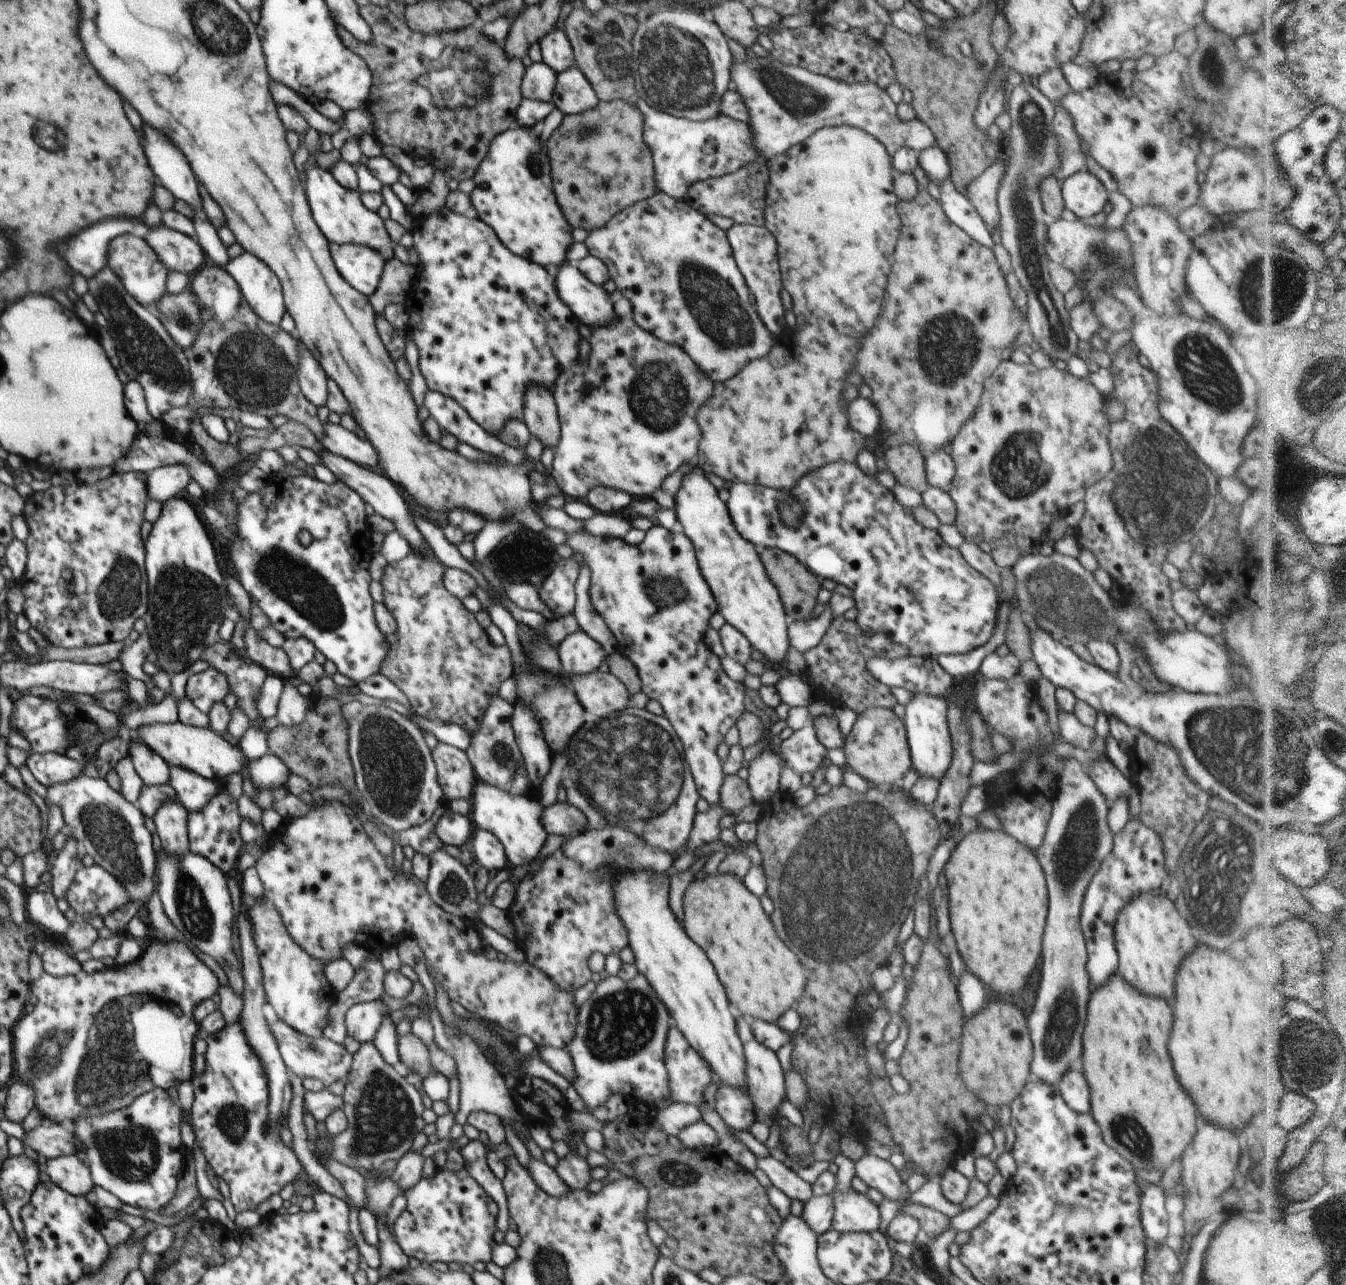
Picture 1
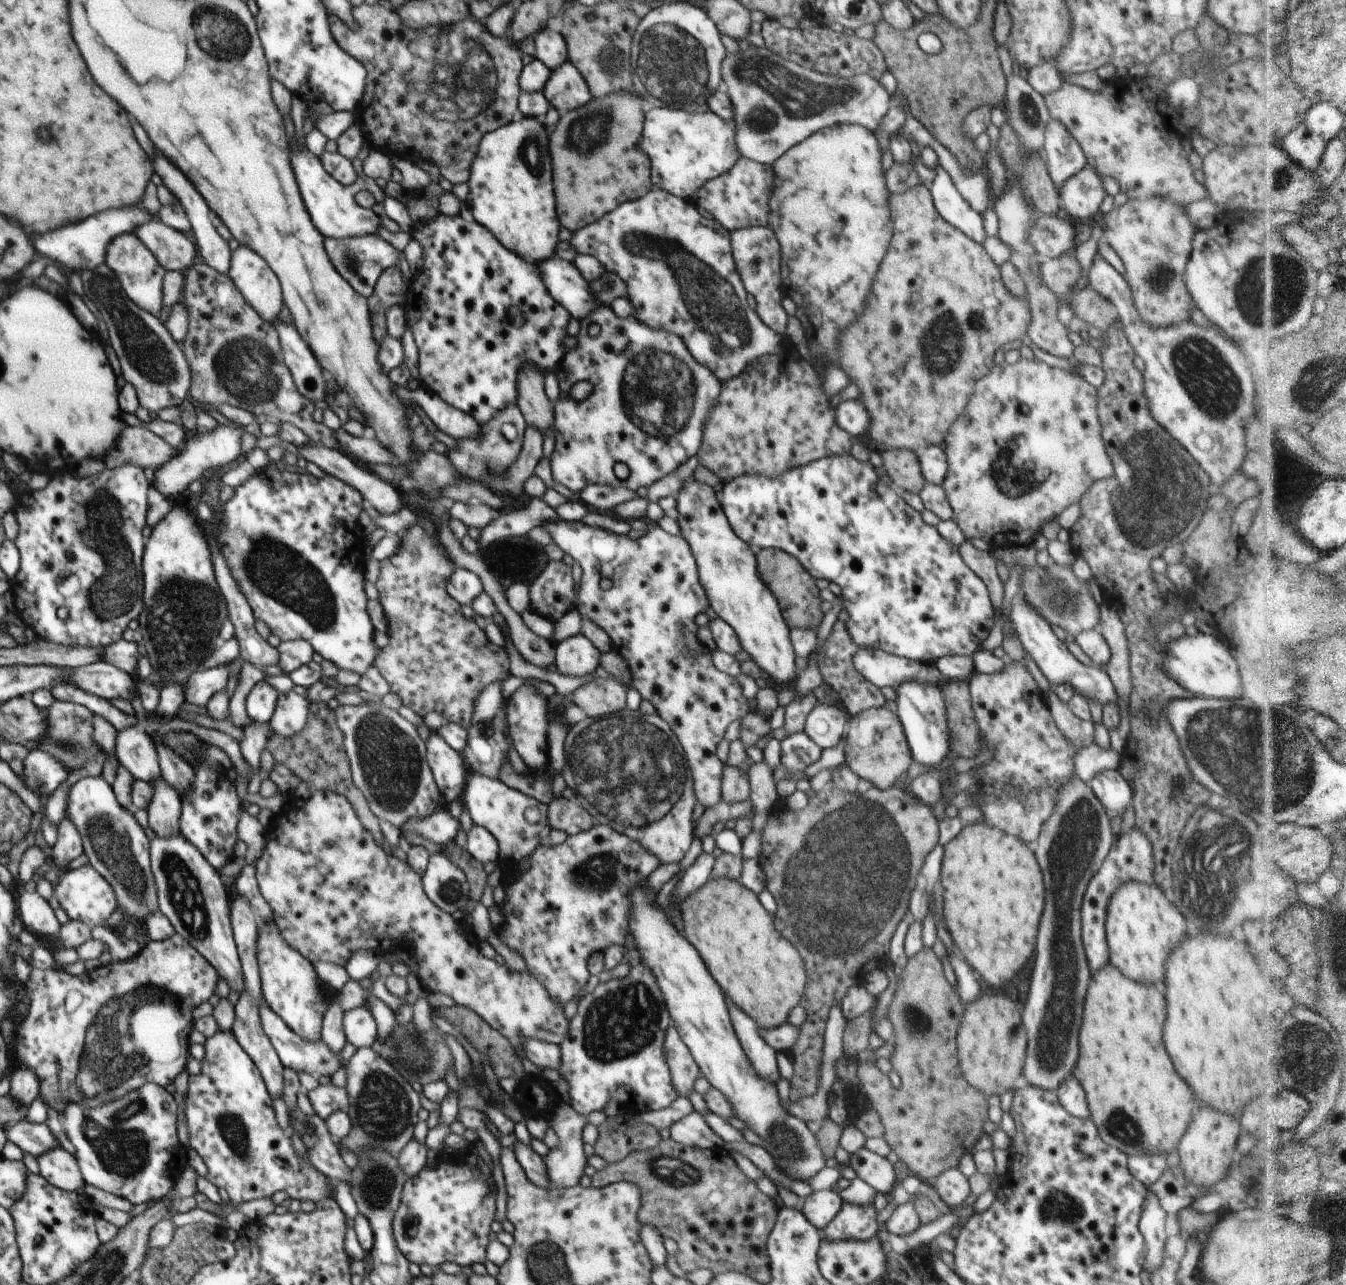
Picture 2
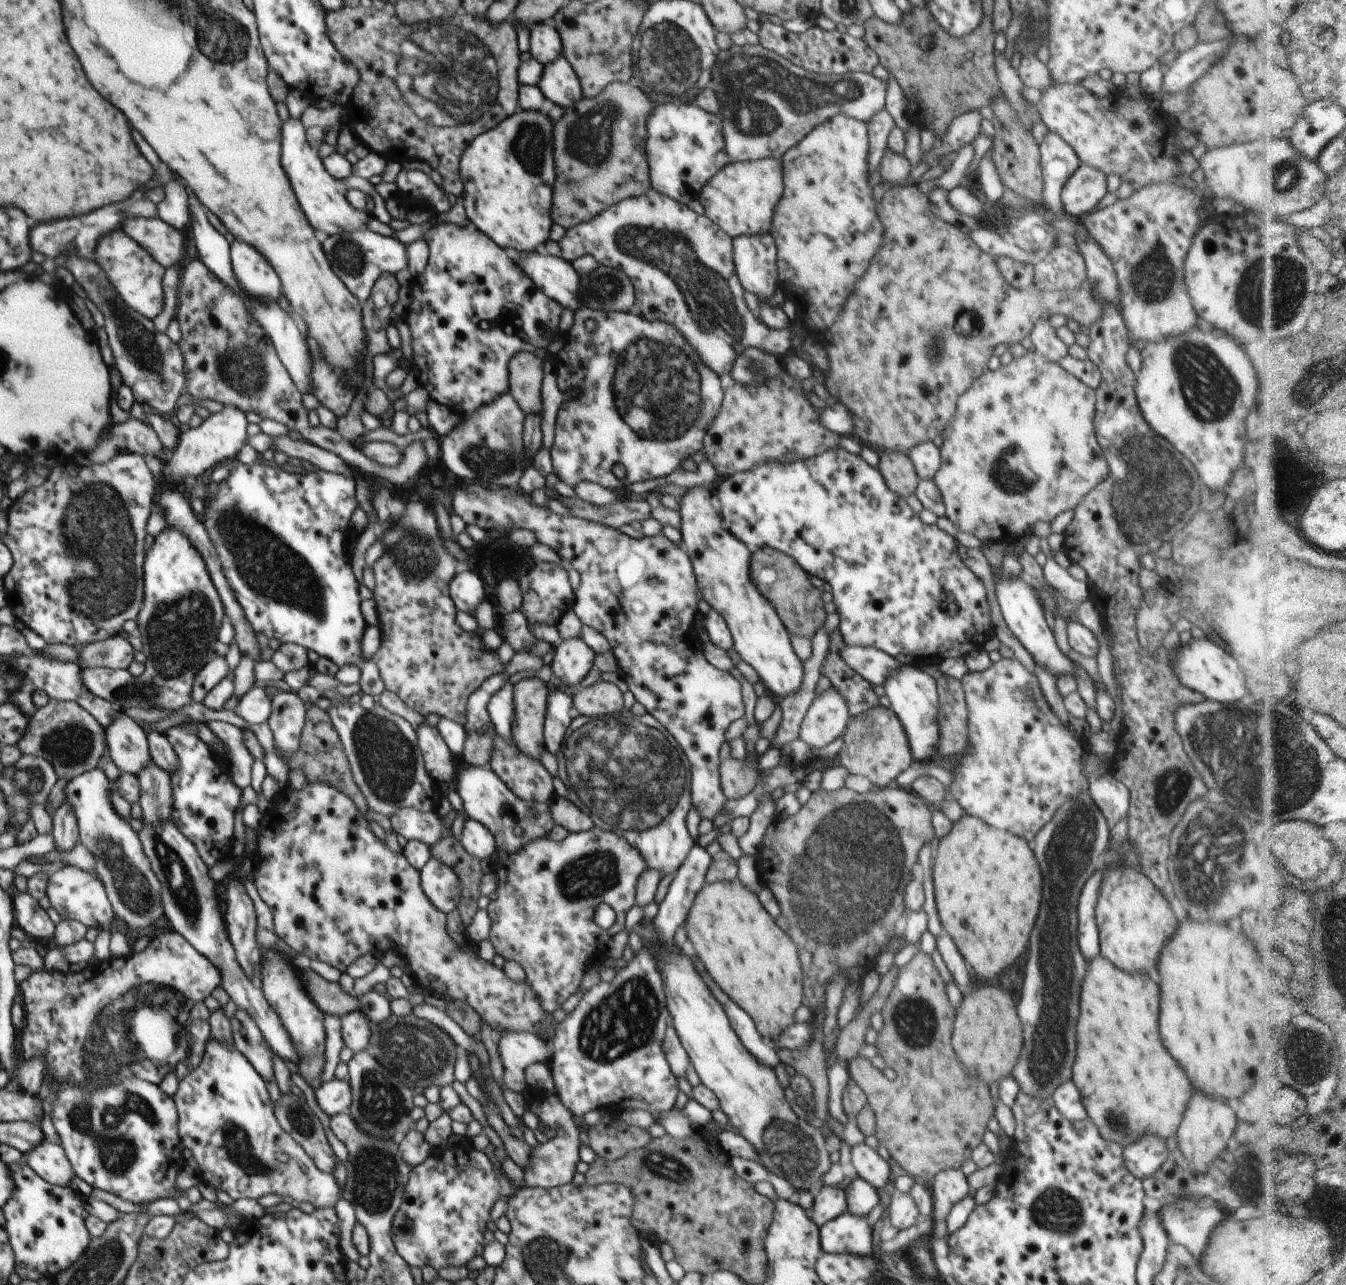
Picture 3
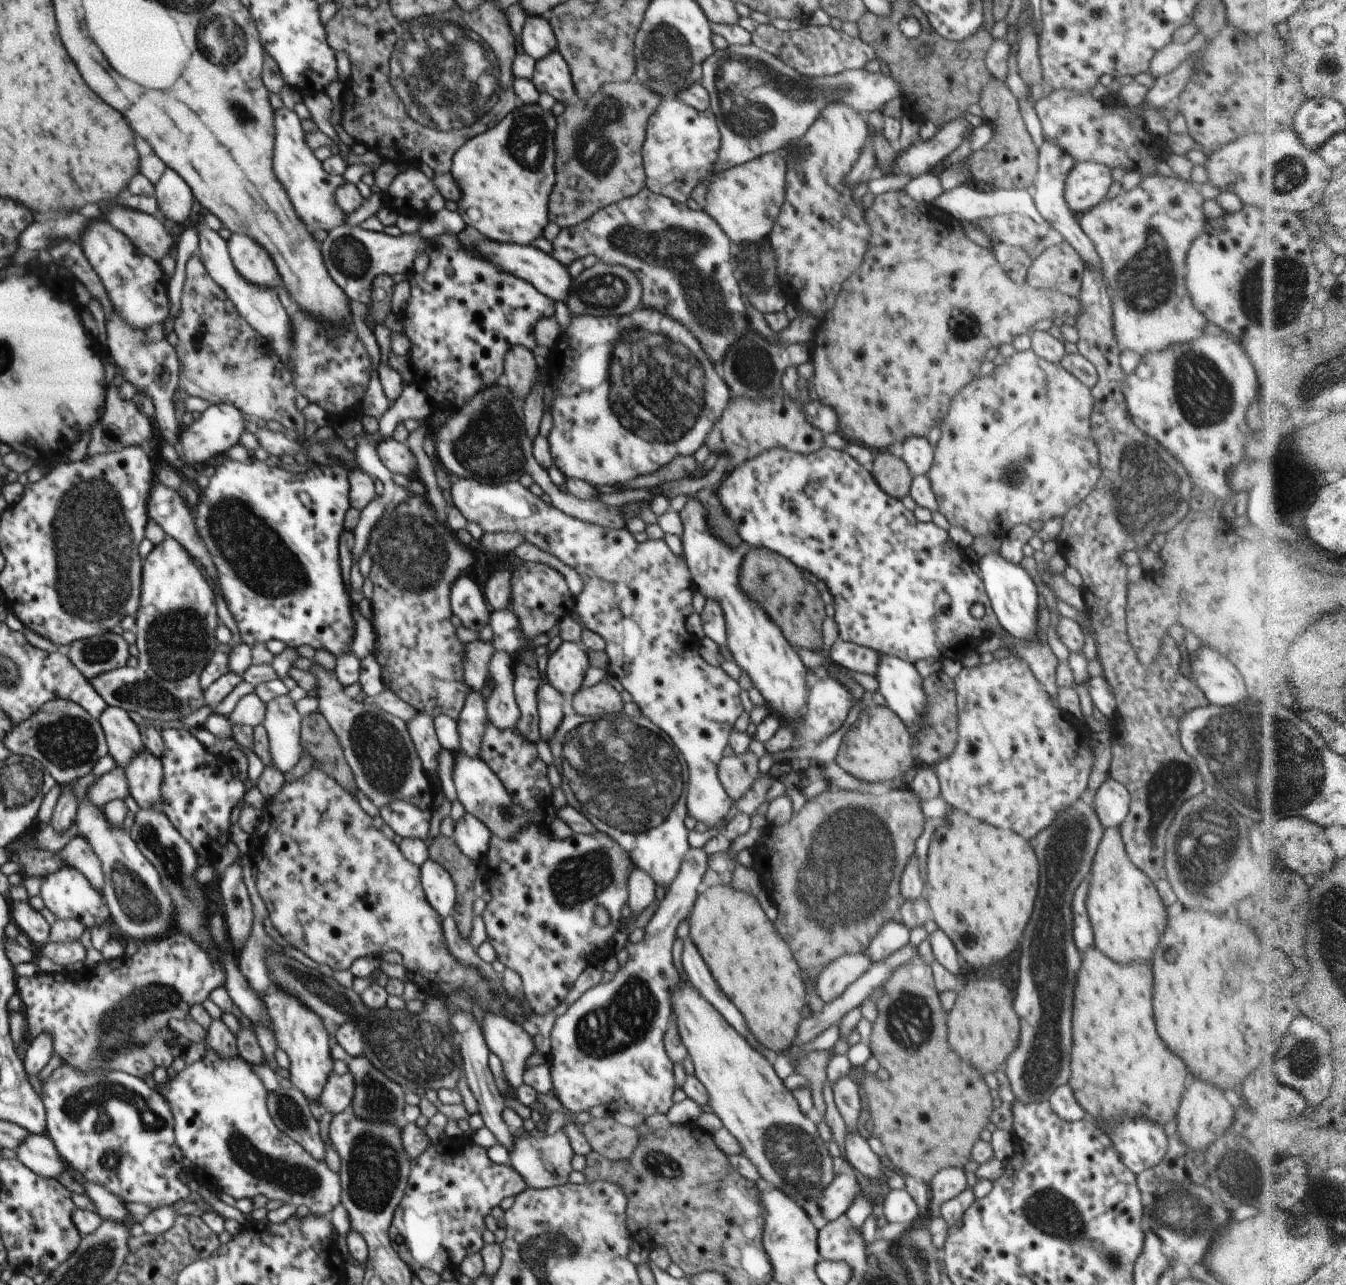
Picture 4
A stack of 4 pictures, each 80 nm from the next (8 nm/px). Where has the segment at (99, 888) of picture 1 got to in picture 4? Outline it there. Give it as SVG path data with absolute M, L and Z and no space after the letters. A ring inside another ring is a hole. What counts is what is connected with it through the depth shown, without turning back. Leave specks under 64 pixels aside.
M73 867L61 868L54 874L44 878L44 882L40 887L39 895L46 908L52 912L56 919L67 920L75 919L84 926L85 929L90 929L92 926L108 925L110 912L106 906L103 893L96 890L86 878Z

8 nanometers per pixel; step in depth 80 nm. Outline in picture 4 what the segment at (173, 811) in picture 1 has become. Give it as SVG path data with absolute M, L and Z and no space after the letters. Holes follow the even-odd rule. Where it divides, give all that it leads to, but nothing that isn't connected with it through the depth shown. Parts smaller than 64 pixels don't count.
M145 747L130 758L128 766L124 768L128 792L130 797L139 805L139 808L154 808L159 812L162 810L162 764L154 754Z

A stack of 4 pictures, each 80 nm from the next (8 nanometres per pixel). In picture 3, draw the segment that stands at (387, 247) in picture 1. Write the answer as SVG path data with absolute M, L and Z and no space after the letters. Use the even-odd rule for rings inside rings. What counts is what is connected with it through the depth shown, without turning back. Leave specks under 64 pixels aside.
M290 118L287 122L283 122L281 126L282 132L282 166L290 178L290 184L296 192L296 198L300 202L300 208L304 210L306 218L310 220L312 228L326 232L328 235L340 235L343 232L354 232L366 228L366 223L372 216L389 224L392 220L390 213L385 205L385 200L377 194L375 185L370 183L368 179L361 176L352 175L347 179L337 179L323 165L323 160L319 154L308 144L305 128L298 119ZM358 189L373 197L375 208L370 214L365 210L354 208L346 198L349 190Z

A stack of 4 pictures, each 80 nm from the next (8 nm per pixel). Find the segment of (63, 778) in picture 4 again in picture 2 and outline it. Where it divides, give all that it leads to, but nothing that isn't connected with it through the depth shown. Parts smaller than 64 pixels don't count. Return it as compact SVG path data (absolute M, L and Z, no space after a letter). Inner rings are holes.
M55 699L53 705L47 708L47 732L37 748L60 759L69 768L69 772L80 768L100 751L100 747L91 737L93 715L85 706L65 704Z

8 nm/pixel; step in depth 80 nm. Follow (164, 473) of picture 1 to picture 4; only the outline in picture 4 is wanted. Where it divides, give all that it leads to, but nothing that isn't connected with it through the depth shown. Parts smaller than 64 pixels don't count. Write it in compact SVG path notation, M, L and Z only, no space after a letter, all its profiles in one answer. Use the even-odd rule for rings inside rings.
M220 403L210 405L205 410L199 420L195 420L192 425L183 427L178 439L181 444L181 454L177 465L194 466L194 464L208 464L210 458L226 454L233 446L239 444L240 437L245 429L246 422L242 411L238 410L233 404Z

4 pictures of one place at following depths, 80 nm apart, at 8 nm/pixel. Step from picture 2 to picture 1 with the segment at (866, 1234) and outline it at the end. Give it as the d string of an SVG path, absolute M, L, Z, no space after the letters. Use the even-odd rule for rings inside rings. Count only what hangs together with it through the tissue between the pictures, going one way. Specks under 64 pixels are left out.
M839 1153L834 1158L834 1163L839 1170L832 1193L835 1208L832 1230L841 1233L878 1231L880 1224L878 1205L865 1194L855 1191L852 1186L855 1162Z

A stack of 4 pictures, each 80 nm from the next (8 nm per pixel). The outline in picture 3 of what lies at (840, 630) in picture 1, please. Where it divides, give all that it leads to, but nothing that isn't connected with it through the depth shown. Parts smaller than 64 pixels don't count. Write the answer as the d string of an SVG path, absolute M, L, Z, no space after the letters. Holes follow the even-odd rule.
M837 627L829 636L829 651L821 666L821 674L830 680L846 701L851 716L860 715L880 705L874 688L841 657L845 640Z

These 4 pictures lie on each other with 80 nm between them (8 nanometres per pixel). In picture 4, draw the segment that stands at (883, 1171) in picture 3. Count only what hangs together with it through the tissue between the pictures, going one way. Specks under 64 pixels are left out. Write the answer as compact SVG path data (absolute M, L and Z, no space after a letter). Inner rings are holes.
M846 1130L844 1138L846 1160L868 1178L878 1178L882 1172L880 1157L870 1149L868 1139L856 1132Z

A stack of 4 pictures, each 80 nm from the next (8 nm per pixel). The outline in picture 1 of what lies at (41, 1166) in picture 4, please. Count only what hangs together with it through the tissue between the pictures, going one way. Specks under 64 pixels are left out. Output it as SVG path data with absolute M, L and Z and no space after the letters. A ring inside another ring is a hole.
M76 1155L47 1159L45 1166L50 1180L74 1196L86 1196L96 1186L90 1169Z

